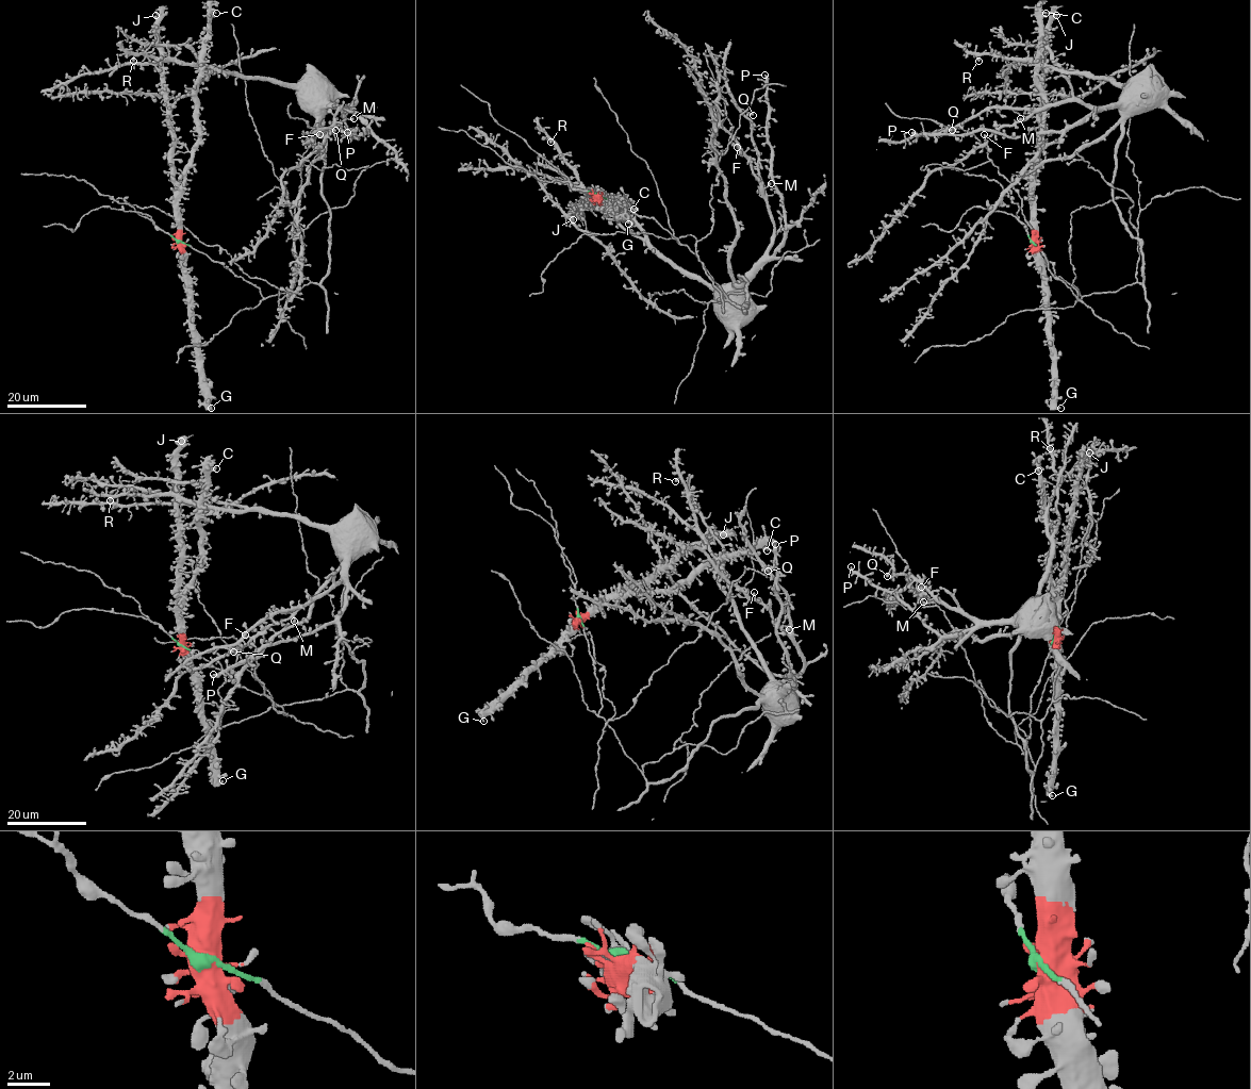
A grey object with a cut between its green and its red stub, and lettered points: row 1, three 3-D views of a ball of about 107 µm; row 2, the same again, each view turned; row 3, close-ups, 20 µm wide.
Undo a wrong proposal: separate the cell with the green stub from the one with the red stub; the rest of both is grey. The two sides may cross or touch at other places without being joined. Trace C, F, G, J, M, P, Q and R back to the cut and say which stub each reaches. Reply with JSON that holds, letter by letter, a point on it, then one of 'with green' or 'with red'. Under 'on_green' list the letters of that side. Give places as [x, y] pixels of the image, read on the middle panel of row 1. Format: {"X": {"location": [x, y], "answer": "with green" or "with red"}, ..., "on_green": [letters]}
{"C": {"location": [634, 209], "answer": "with red"}, "F": {"location": [737, 147], "answer": "with green"}, "G": {"location": [628, 224], "answer": "with red"}, "J": {"location": [573, 219], "answer": "with red"}, "M": {"location": [771, 183], "answer": "with green"}, "P": {"location": [764, 75], "answer": "with green"}, "Q": {"location": [753, 115], "answer": "with green"}, "R": {"location": [550, 142], "answer": "with green"}, "on_green": ["F", "M", "P", "Q", "R"]}

